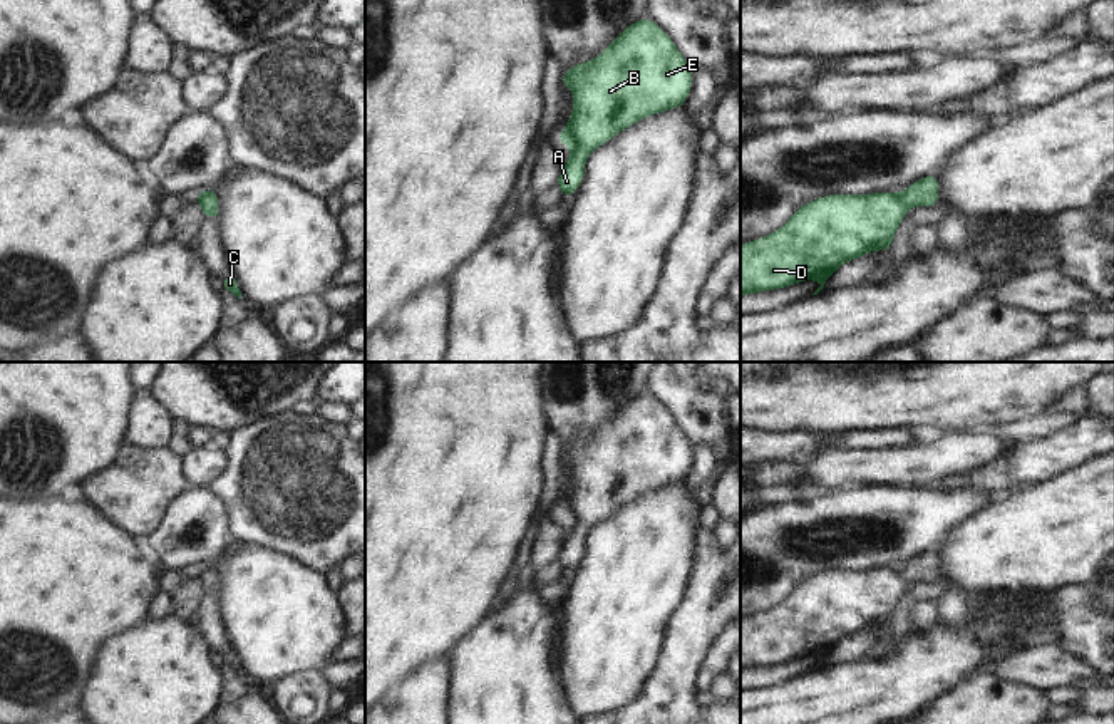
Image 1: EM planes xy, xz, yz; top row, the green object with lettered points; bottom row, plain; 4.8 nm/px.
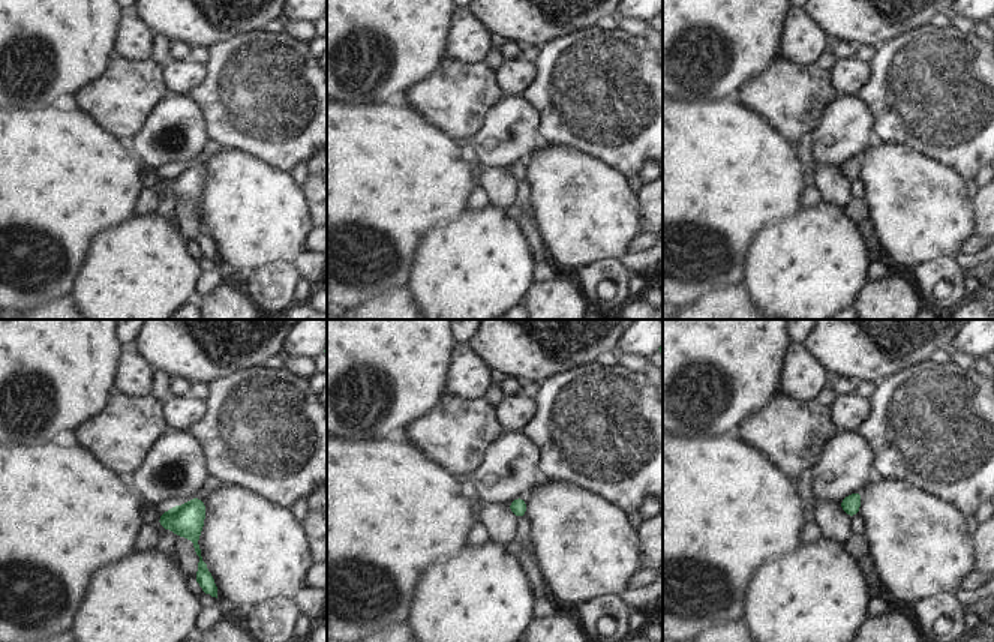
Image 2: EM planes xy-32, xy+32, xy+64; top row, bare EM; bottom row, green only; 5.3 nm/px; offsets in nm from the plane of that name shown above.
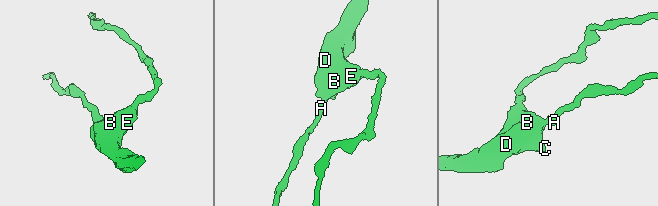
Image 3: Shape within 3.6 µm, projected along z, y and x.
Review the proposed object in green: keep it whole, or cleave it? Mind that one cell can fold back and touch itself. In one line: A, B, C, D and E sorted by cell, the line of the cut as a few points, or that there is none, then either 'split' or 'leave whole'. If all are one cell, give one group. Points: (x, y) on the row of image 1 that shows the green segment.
groups A B C D E; cut none; leave whole

